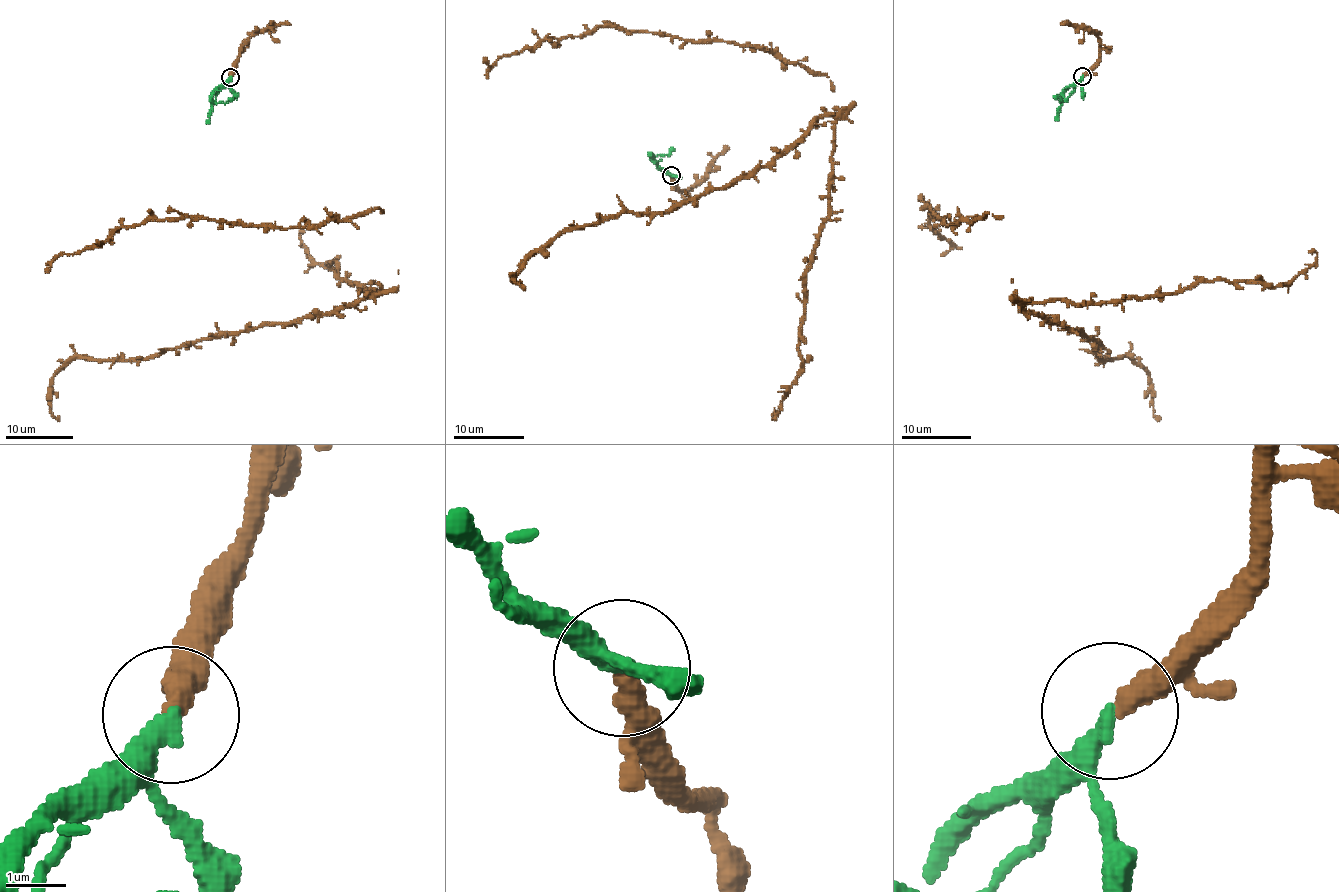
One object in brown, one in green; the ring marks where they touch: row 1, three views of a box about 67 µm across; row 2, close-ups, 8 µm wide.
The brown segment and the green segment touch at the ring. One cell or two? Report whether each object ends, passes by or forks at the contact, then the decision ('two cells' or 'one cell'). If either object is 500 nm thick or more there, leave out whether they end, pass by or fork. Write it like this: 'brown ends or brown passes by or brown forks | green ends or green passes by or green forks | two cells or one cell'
brown ends | green ends | one cell

